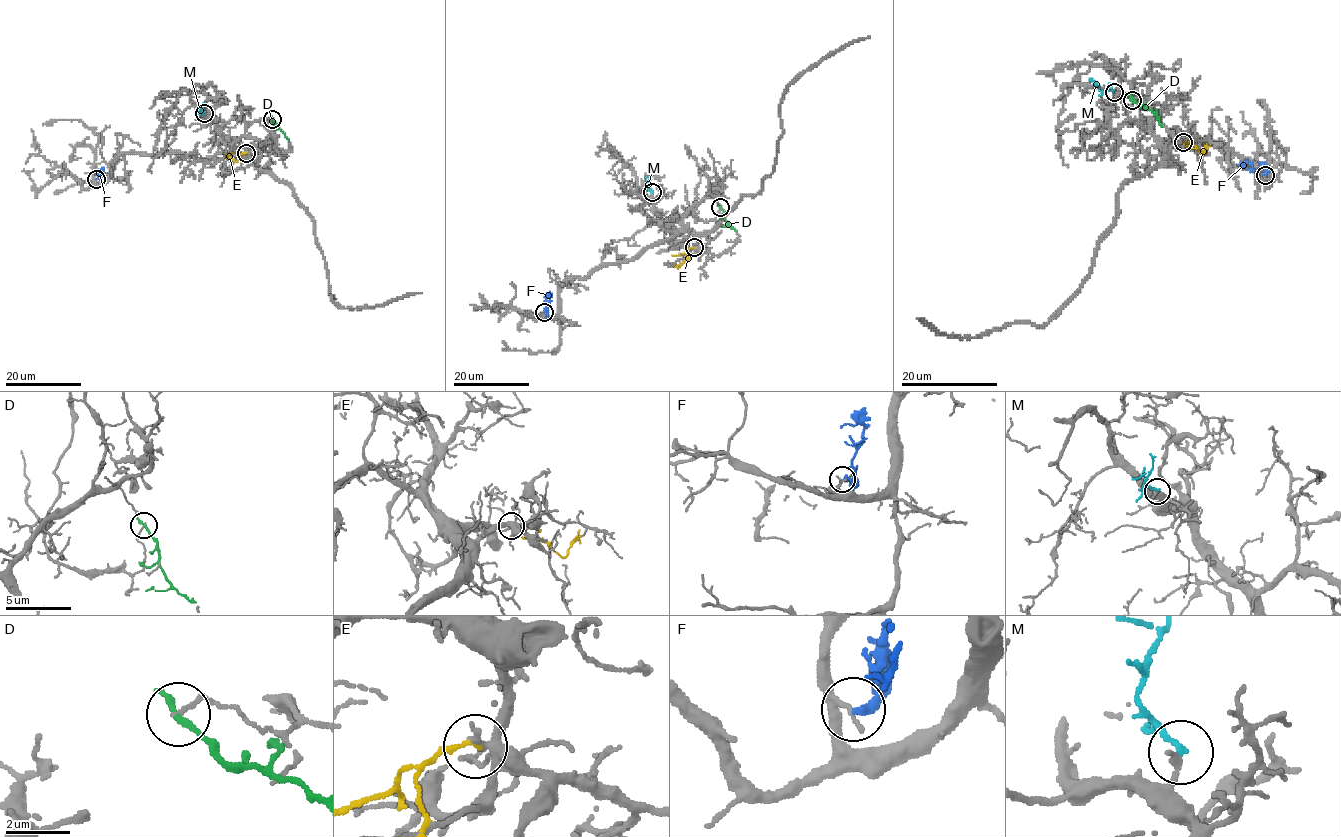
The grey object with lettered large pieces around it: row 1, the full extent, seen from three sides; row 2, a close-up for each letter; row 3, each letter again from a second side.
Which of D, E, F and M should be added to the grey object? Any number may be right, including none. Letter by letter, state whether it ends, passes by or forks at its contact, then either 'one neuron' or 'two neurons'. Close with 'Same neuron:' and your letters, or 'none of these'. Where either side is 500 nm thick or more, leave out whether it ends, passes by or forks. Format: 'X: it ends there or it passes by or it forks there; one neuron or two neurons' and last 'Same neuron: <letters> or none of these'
D: it ends there; two neurons
E: it ends there; two neurons
F: it ends there; two neurons
M: it ends there; one neuron
Same neuron: M

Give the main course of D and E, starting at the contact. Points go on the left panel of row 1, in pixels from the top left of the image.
D: (273, 119), (288, 140)
E: (246, 152), (234, 162), (228, 153)

